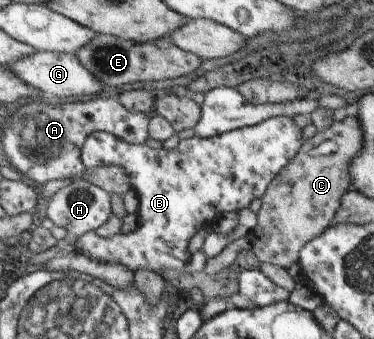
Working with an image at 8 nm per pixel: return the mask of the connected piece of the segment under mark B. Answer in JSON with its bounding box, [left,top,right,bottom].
[69,117,303,276]

